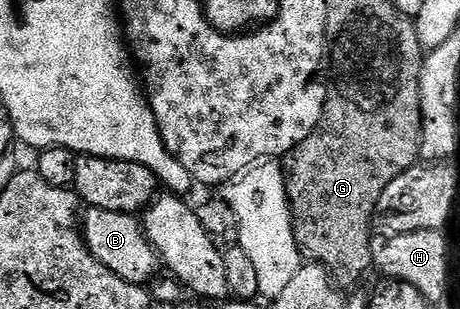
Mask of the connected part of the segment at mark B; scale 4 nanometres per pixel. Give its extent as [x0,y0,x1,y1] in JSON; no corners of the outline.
[80,208,160,286]

